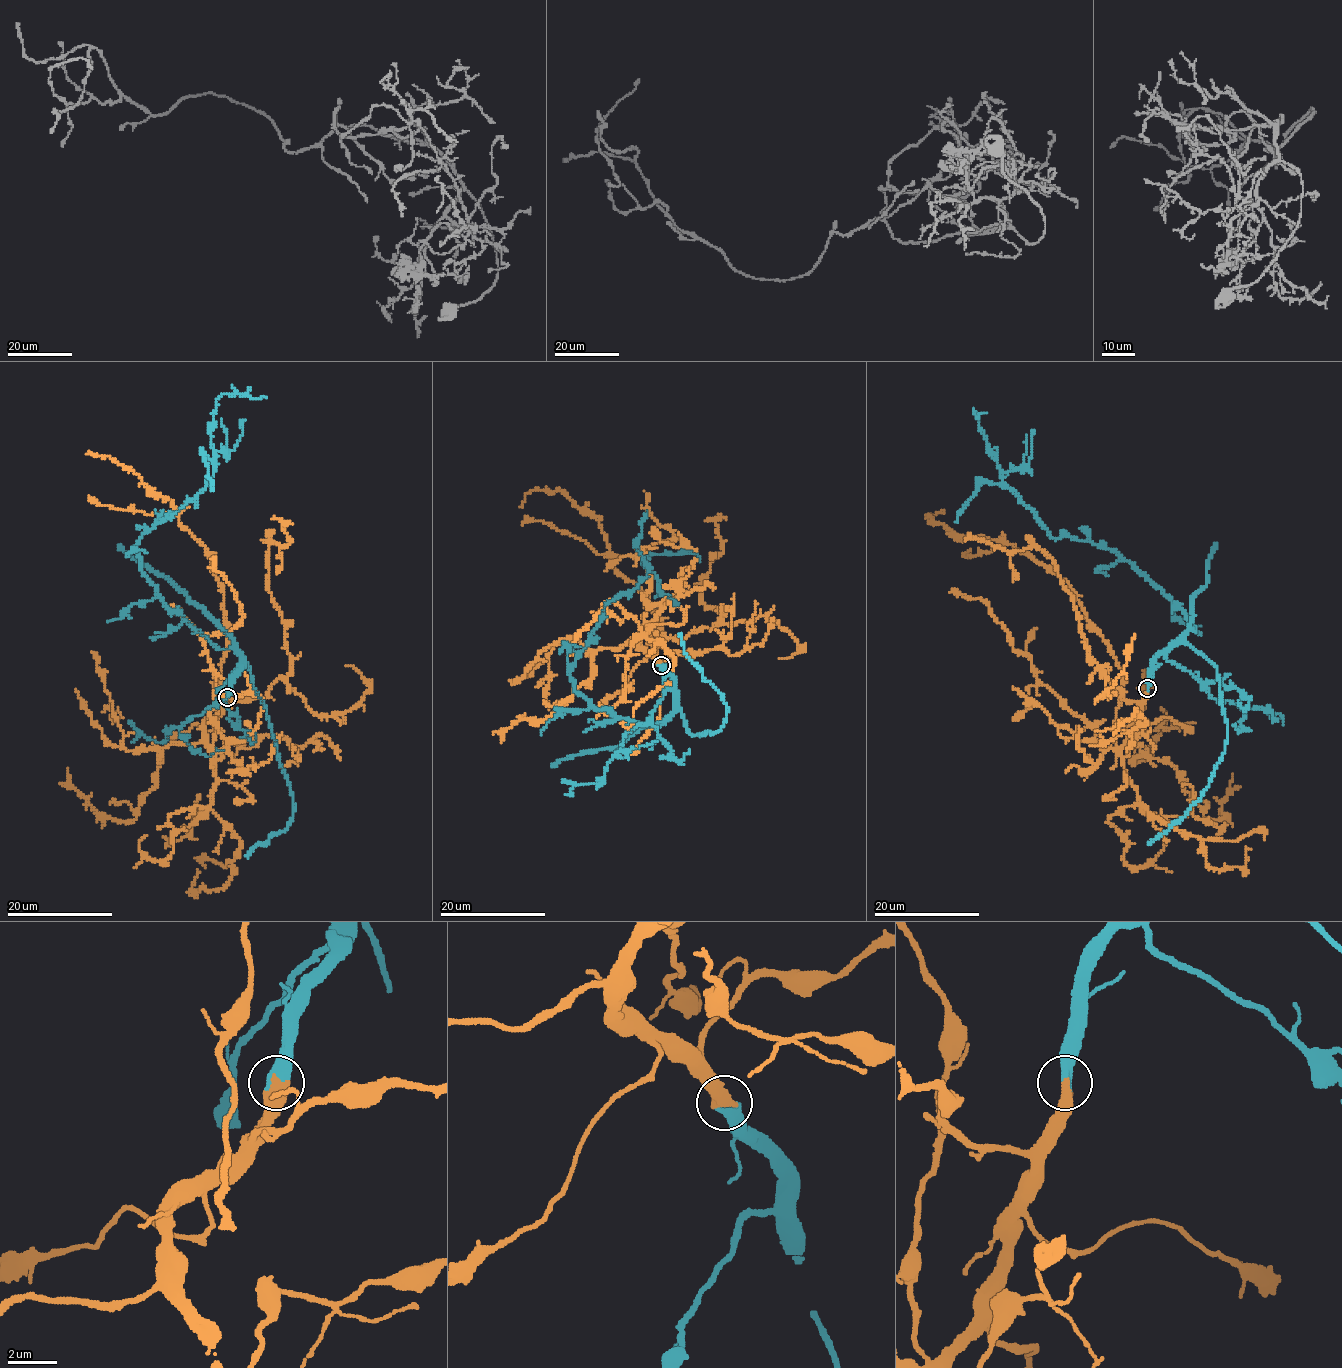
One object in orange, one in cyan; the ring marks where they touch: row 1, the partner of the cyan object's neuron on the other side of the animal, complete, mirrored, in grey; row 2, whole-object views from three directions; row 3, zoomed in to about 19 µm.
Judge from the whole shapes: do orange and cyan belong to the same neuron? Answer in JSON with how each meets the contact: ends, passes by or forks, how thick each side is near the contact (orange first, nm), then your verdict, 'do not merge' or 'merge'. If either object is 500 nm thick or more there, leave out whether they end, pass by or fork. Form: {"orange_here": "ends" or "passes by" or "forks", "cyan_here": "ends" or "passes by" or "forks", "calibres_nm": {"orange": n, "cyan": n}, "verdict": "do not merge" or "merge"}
{"calibres_nm": {"orange": 500, "cyan": 360}, "verdict": "merge"}

